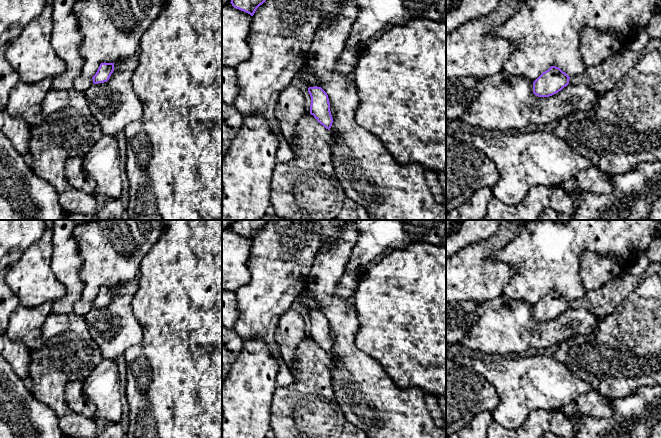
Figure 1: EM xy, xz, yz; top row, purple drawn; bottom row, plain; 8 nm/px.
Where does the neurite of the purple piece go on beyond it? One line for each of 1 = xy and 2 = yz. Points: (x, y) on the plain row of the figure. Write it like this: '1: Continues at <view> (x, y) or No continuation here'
1: Continues at xy (130, 288)
2: No continuation here

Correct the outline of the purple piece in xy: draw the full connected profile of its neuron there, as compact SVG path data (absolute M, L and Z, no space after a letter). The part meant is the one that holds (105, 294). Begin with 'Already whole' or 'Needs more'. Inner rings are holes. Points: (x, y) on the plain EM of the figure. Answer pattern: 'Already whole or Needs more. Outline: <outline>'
Needs more. Outline: M138 278L115 288L105 286L101 287L96 298L92 301L93 307L98 308L107 306L114 294L134 295L138 291L138 289L139 289Z

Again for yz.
Already whole. Outline: M551 290L533 306L533 317L538 321L549 321L569 308L570 301L559 291Z

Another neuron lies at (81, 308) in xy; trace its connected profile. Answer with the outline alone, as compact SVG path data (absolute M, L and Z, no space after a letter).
M79 300L73 308L73 313L79 316L85 316L93 308L92 301Z

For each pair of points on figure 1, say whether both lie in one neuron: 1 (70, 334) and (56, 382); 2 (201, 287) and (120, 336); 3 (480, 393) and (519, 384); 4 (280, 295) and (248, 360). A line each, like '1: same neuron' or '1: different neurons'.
1: same neuron
2: different neurons
3: different neurons
4: different neurons

